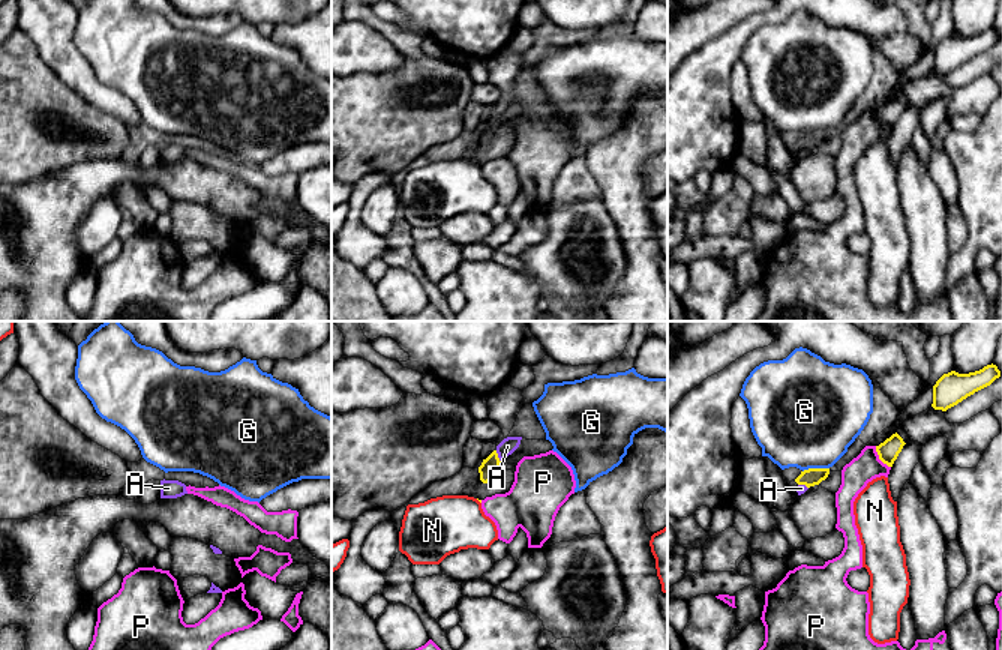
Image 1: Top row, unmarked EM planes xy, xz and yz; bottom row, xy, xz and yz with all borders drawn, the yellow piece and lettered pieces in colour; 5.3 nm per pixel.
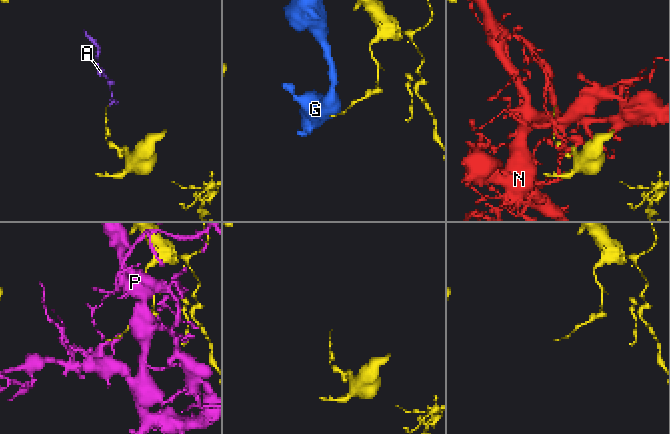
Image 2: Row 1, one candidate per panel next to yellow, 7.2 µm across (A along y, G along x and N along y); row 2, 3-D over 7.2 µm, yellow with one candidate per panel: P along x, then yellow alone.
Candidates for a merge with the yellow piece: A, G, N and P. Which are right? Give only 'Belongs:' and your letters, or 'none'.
Belongs: none

